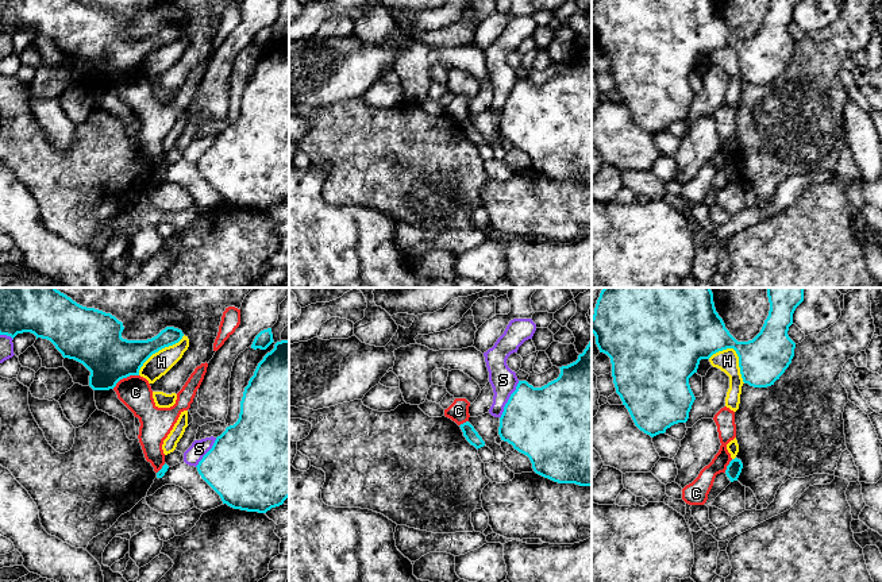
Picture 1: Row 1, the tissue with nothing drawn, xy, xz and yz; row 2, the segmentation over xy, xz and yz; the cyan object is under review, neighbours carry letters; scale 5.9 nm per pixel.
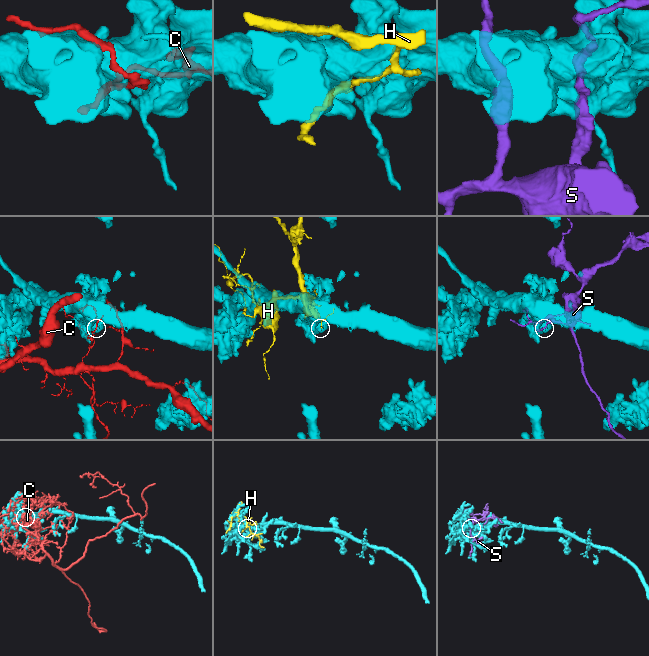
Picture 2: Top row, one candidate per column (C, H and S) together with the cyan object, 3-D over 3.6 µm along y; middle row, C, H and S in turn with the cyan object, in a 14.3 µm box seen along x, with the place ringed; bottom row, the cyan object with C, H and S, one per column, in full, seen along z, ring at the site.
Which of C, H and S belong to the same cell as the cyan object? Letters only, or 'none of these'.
none of these

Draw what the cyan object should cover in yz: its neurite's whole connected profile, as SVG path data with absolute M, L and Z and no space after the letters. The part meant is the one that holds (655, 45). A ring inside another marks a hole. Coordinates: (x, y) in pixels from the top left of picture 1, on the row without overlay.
M597 0L592 30L600 50L611 55L613 81L623 103L635 123L654 135L674 122L688 119L696 97L689 76L697 70L701 57L709 57L719 49L736 49L744 81L754 85L774 82L794 54L796 41L787 28L800 1L770 0L760 30L748 39L737 39L729 31L715 0Z

